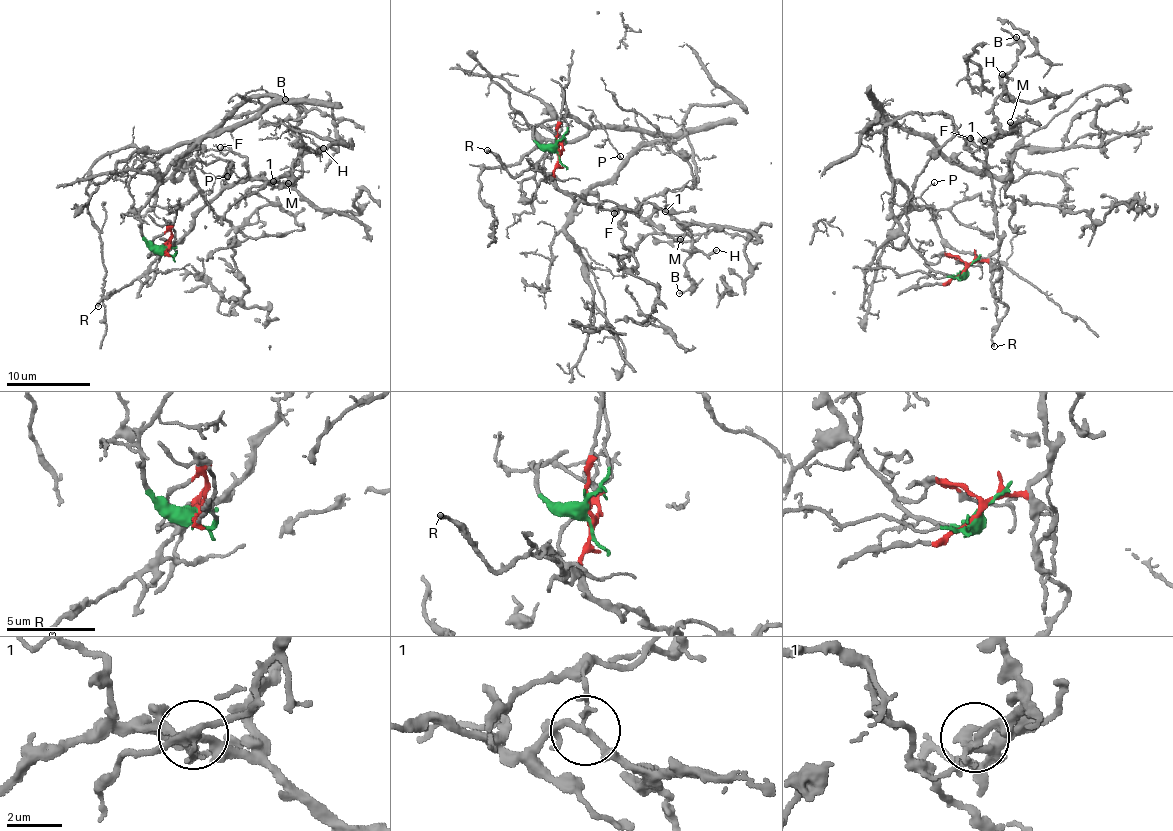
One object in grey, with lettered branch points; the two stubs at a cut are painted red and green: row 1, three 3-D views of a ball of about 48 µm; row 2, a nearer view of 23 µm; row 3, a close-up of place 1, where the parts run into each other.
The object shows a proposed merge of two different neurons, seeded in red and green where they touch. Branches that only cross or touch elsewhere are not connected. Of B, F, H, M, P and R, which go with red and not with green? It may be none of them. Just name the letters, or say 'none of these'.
B, F, H, M, R

